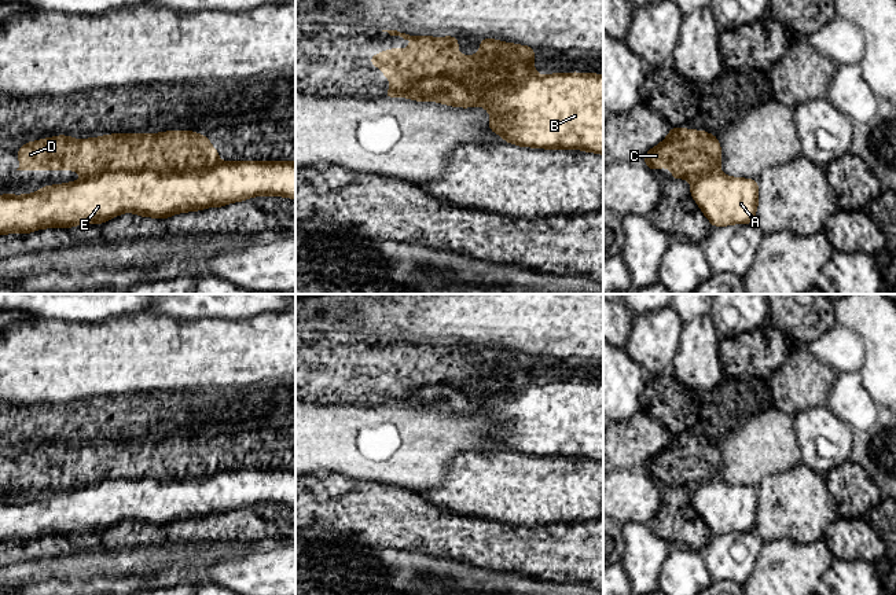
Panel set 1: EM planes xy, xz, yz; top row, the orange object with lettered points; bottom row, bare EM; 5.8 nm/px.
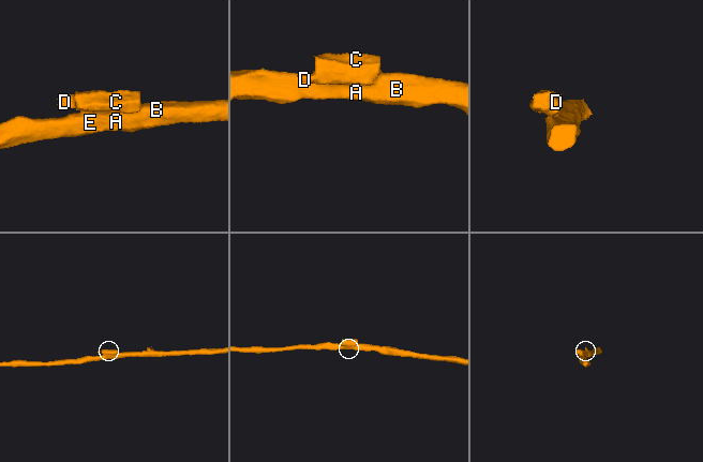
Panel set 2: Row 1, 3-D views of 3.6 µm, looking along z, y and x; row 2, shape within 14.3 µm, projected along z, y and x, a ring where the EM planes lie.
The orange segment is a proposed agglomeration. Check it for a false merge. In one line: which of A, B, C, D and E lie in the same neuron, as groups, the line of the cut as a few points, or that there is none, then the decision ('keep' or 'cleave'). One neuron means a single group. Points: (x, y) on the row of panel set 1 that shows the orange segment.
A B E / C D; cut in xz along (536, 74), (477, 88), (422, 77), (406, 96); cleave

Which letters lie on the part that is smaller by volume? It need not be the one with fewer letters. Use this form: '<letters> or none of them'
C, D

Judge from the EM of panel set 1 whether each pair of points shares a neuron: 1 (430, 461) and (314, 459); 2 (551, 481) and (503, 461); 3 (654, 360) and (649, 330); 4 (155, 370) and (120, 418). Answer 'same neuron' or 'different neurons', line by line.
1: same neuron
2: same neuron
3: same neuron
4: different neurons

